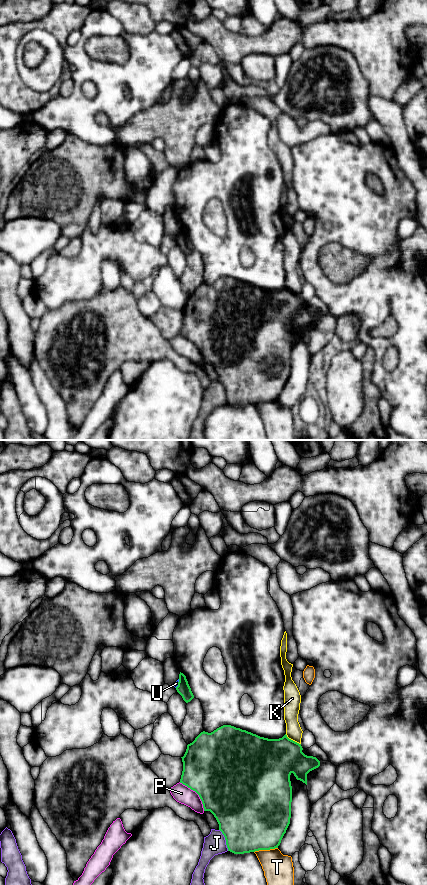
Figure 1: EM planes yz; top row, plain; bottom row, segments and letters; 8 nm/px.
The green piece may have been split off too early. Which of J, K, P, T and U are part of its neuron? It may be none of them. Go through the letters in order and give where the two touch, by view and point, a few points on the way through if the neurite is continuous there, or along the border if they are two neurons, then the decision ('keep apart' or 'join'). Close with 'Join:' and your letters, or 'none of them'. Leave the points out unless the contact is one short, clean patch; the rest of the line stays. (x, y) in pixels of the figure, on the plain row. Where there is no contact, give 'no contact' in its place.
J: yz (225, 391) | keep apart
K: yz (292, 292) | keep apart
P: yz (196, 344) | keep apart
T: yz (265, 401) | keep apart
U: yz (178, 235) | along yz (179, 231), (175, 239) | keep apart
Join: none of them

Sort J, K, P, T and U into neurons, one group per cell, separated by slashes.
J / K U / P / T

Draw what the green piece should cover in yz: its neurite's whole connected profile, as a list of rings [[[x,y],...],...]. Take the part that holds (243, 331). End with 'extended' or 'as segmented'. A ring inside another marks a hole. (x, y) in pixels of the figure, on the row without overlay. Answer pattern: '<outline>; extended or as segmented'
[[[223,277],[211,285],[201,284],[187,297],[182,310],[183,323],[180,335],[195,343],[203,356],[204,363],[210,363],[225,389],[228,403],[244,406],[259,402],[278,400],[286,385],[291,370],[292,338],[290,327],[307,337],[307,326],[320,318],[320,313],[302,304],[301,296],[285,286],[279,291],[268,291],[256,286]]]; as segmented

